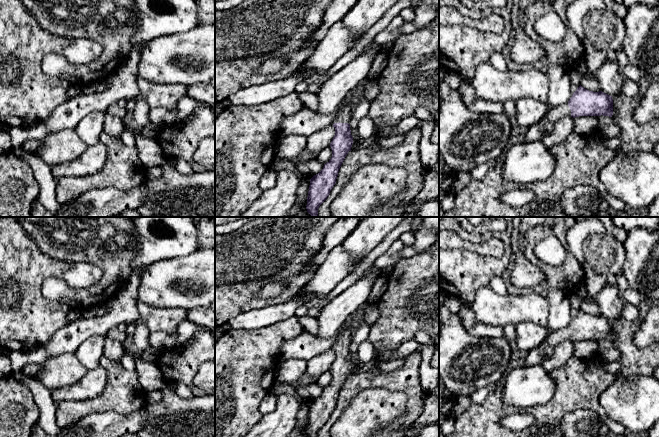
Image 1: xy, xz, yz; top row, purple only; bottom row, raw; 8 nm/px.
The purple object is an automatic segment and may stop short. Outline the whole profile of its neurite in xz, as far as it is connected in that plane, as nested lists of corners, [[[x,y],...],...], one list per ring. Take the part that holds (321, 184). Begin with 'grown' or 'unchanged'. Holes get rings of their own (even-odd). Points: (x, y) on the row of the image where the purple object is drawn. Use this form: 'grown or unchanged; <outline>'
grown; [[[344,101],[333,123],[335,135],[330,143],[332,157],[324,164],[323,169],[310,179],[306,209],[312,217],[318,217],[318,208],[329,196],[336,183],[339,169],[351,151],[353,144],[351,118],[351,105]]]

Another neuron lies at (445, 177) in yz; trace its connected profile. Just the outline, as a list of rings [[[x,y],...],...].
[[[439,151],[439,217],[443,217],[445,212],[441,207],[442,199],[451,193],[453,185],[453,175],[450,173],[441,152]]]

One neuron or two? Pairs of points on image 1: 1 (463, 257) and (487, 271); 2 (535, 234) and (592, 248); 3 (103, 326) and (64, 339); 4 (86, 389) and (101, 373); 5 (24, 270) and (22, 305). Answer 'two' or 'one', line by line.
1: one
2: two
3: one
4: one
5: one

